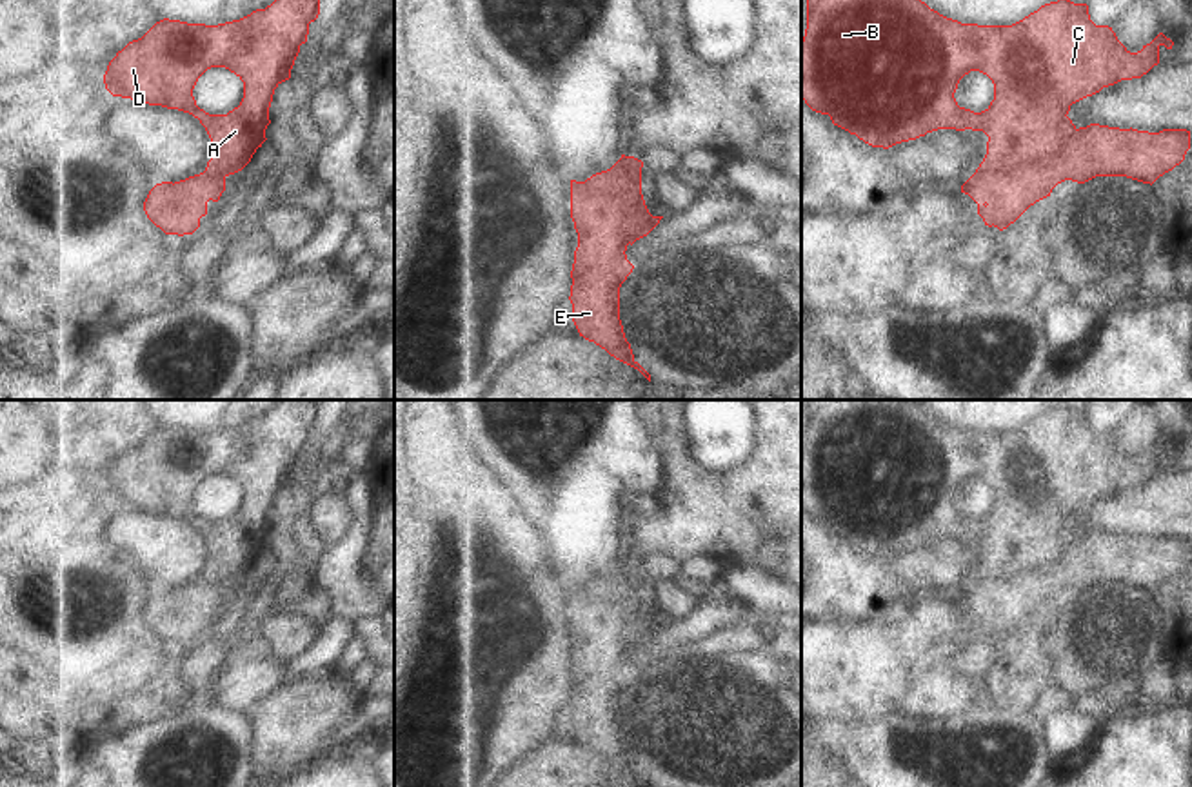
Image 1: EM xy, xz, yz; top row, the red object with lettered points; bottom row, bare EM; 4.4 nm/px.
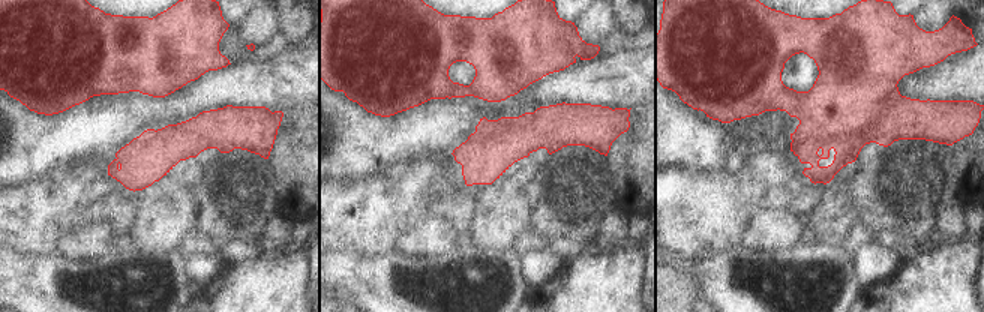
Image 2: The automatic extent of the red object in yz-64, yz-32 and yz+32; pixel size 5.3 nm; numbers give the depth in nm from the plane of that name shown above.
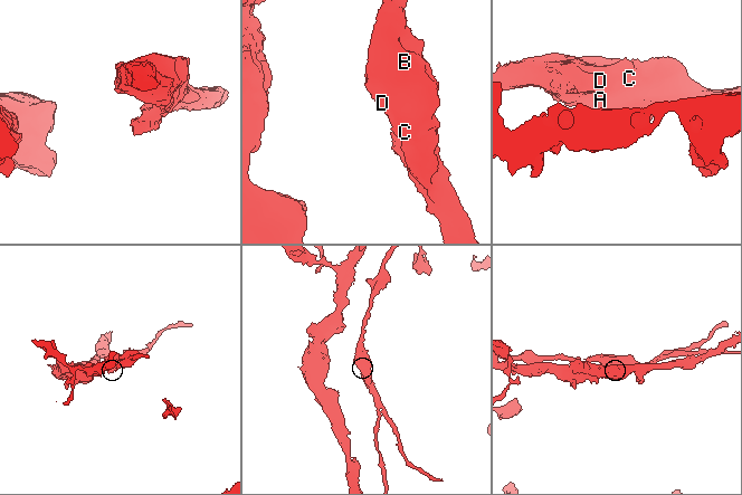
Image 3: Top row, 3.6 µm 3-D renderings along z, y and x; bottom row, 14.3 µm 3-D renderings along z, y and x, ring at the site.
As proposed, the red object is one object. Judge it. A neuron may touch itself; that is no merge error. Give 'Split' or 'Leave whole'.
Split

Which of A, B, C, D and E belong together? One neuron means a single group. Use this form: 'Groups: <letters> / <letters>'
Groups: A B C D / E

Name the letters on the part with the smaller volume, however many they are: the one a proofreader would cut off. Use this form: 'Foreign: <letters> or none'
Foreign: A, B, C, D

